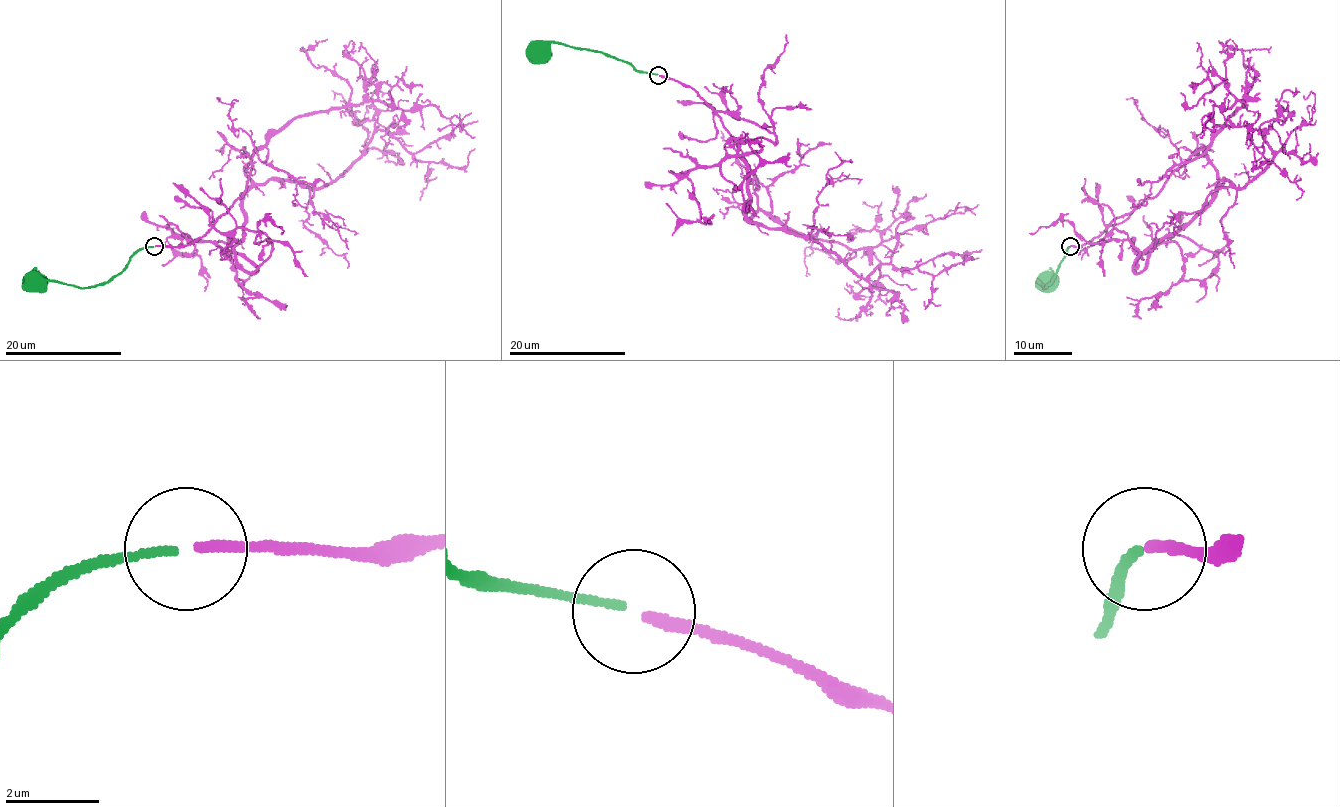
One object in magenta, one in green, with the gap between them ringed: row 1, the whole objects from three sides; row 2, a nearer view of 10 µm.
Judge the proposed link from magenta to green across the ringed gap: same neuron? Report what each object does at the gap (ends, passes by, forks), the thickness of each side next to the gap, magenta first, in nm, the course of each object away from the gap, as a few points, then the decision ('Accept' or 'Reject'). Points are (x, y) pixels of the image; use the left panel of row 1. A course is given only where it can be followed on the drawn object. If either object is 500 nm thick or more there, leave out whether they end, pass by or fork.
At the ring magenta ends. At the ring green ends. Thickness 240 nm (magenta) against 170 nm. Course of magenta: (156, 246), (218, 218), (254, 149), (255, 183), (315, 187), (378, 130), (417, 160), (464, 167), (474, 148). Course of green: (153, 246), (140, 249), (121, 272), (106, 282), (78, 288), (55, 281), (33, 282). Accept

